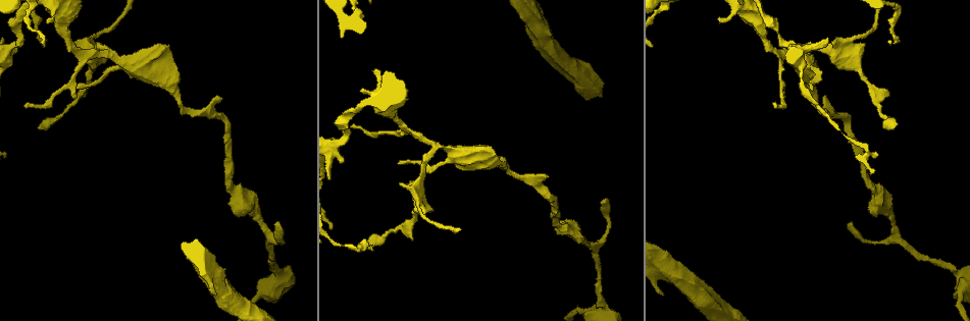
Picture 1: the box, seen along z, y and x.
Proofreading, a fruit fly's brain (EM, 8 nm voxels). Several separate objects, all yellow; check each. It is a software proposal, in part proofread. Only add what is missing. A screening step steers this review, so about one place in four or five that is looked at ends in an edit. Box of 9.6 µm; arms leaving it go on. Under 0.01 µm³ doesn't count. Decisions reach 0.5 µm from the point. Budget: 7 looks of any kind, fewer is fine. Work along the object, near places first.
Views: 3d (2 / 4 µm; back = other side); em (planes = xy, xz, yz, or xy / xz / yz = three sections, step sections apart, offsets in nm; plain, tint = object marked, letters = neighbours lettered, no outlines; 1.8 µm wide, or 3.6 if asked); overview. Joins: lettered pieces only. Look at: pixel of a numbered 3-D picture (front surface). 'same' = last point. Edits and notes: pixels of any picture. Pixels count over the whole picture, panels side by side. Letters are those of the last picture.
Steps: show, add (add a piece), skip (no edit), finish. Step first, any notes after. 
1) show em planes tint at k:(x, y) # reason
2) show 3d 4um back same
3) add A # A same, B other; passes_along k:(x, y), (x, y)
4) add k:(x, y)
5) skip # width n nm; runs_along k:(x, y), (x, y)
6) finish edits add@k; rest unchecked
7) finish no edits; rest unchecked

show em yz step 16 tint at 1:(341, 144) # thick turns thin

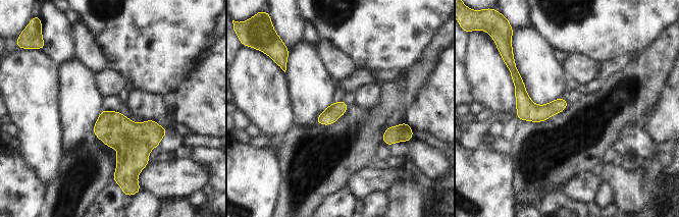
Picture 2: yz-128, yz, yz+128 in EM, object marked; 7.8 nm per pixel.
show em xz step 4 letters same

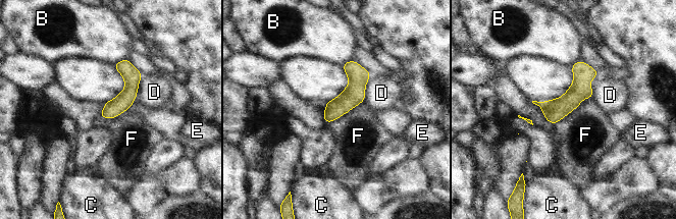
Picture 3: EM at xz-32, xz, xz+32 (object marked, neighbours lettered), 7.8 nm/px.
skip # width 140 nm; longest_contact F 380 nm; B other, C other, D other, E other, F other; none of them fits

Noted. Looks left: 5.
show 3d 4um at 1:(214, 295)

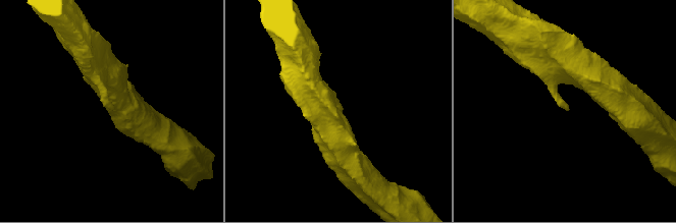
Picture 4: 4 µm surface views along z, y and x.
show em planes letters at 4:(341, 110)

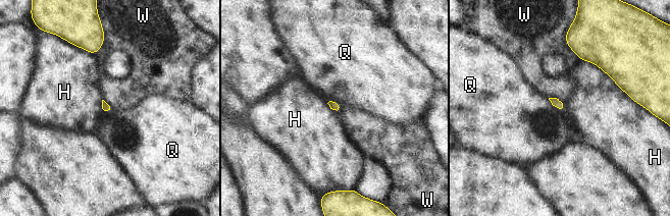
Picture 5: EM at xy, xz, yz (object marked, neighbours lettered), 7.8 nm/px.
skip # H other, Q other, W other; border 5:(580, 59), (598, 65), (633, 101); no lettered piece goes on from it

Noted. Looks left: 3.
show em yz step 8 letters at 1:(232, 191) # sudden change in width

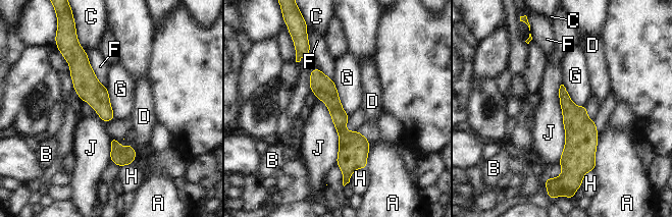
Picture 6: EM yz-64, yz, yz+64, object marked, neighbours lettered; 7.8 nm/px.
skip # width 160 nm; A other, B other, C other, D other, F other, G other, H other, J other; no lettered piece goes on from it

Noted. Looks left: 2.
finish no edits; rest unchecked

